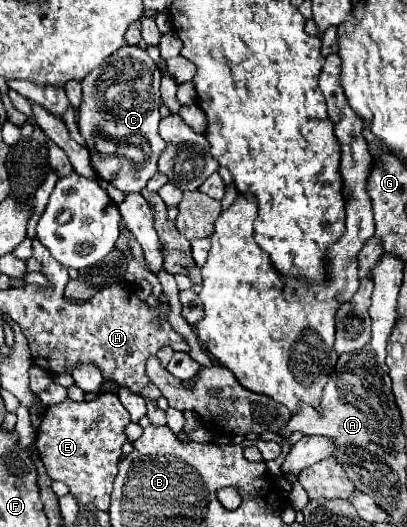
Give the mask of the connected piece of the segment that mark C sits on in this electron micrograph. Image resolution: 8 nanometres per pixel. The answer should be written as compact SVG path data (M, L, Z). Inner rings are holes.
M123 45L103 65L93 69L83 81L83 105L79 107L79 131L87 141L91 165L97 175L113 183L123 193L141 191L157 173L157 159L165 149L165 141L157 133L161 71L139 45ZM97 137L109 141L109 147L97 143Z

